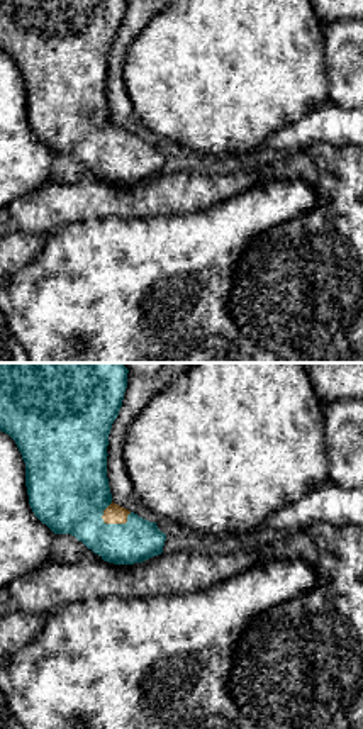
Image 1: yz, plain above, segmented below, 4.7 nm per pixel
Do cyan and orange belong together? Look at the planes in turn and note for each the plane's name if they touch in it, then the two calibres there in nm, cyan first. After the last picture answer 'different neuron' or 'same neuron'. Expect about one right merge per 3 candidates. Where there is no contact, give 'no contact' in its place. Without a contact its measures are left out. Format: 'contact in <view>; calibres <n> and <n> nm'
contact in yz; calibres 320 and 100 nm

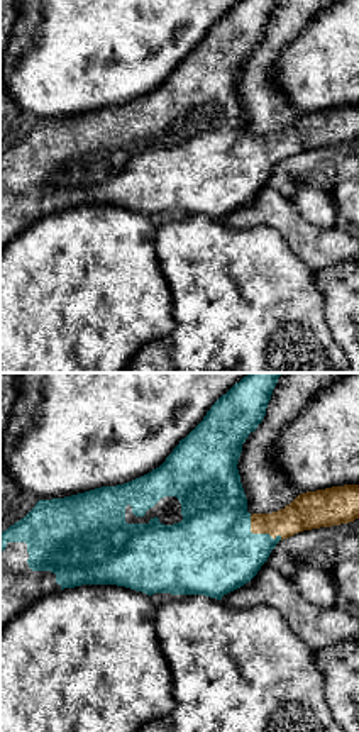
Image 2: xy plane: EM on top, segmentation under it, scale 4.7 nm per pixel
contact in xy; calibres 420 and 170 nm

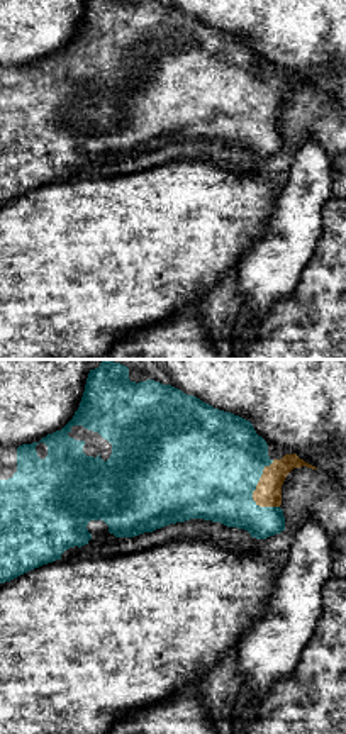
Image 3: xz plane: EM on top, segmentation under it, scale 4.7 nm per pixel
contact in xz; calibres 500 and 130 nm

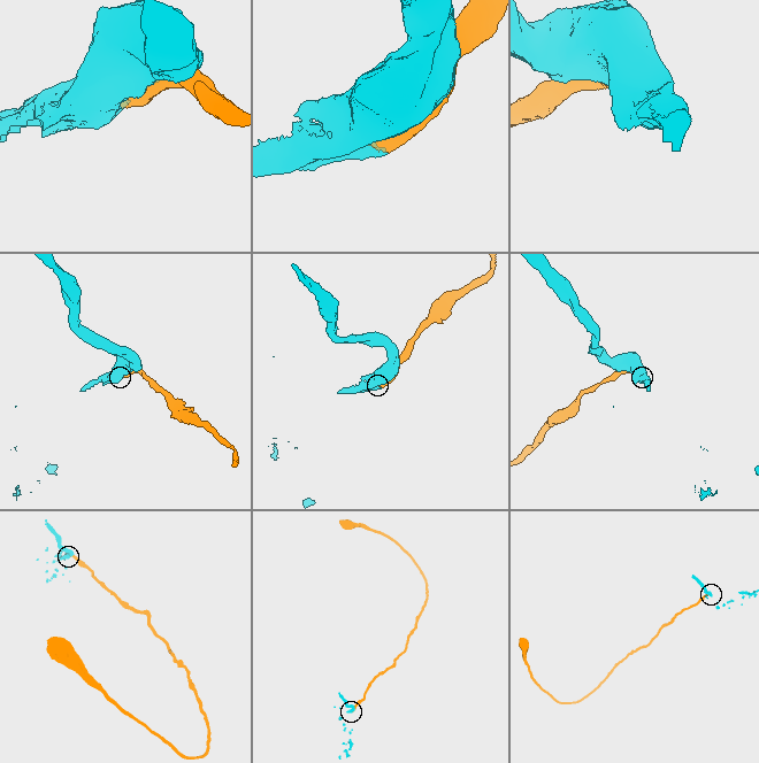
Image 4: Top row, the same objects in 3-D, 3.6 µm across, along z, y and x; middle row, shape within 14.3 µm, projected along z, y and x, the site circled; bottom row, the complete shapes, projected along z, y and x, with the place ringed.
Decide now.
same neuron

